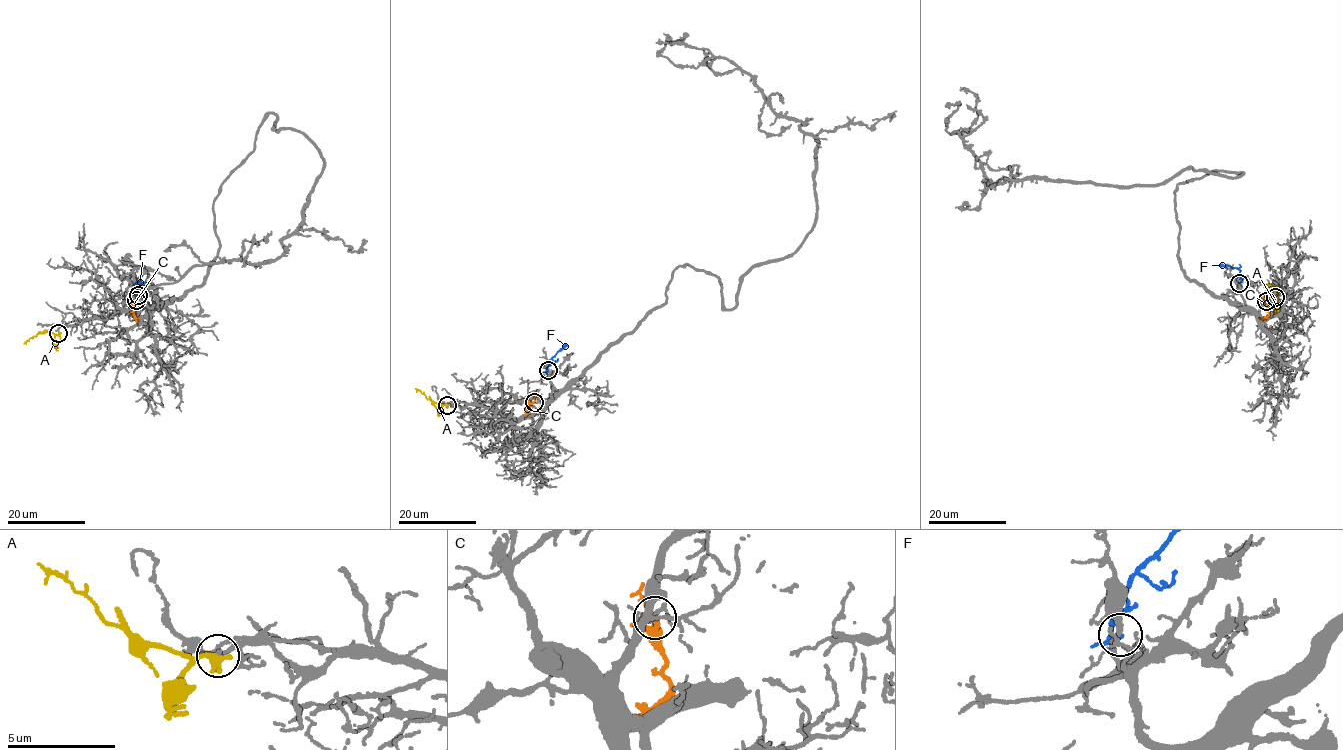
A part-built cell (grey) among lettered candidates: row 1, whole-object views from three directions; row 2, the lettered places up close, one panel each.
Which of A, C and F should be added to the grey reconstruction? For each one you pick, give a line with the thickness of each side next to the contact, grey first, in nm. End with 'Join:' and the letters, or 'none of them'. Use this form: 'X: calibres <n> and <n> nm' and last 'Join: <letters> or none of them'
Join: none of them

